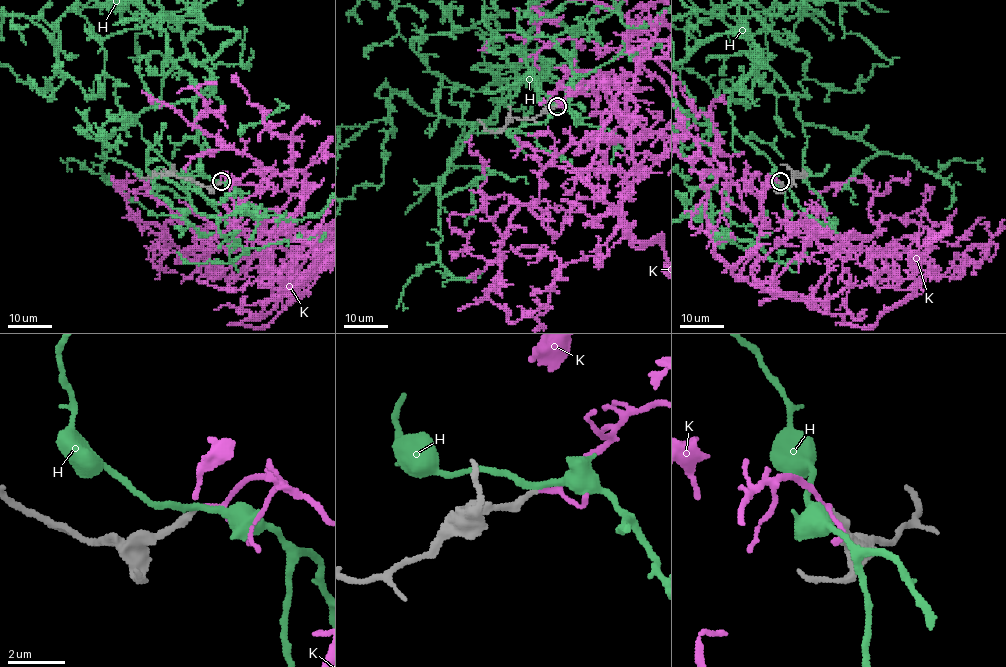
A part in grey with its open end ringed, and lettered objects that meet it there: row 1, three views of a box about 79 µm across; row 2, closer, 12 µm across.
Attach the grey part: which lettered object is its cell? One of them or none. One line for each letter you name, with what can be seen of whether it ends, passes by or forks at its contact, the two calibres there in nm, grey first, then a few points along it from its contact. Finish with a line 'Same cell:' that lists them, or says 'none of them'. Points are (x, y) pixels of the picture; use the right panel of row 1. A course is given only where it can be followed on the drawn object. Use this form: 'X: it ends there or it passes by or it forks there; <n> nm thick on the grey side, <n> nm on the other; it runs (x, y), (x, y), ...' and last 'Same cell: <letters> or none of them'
K: it passes by; 240 nm thick on the grey side, 150 nm on the other
Same cell: K

